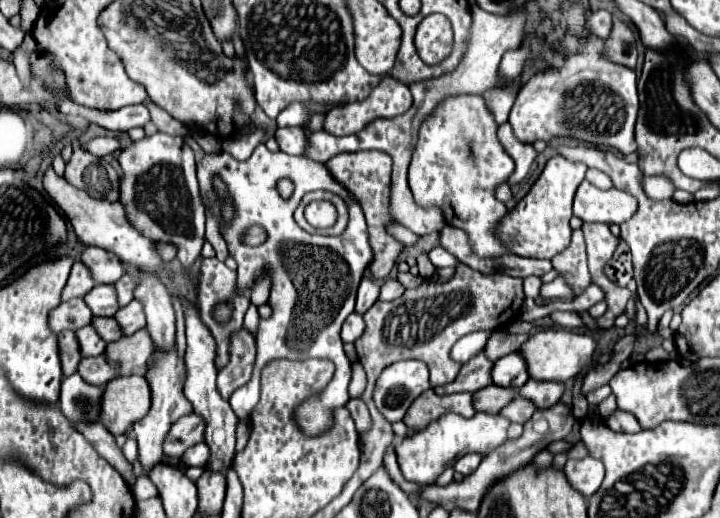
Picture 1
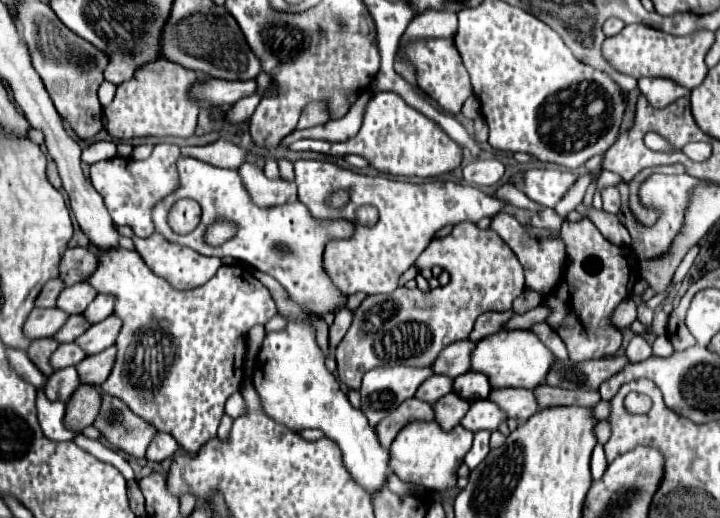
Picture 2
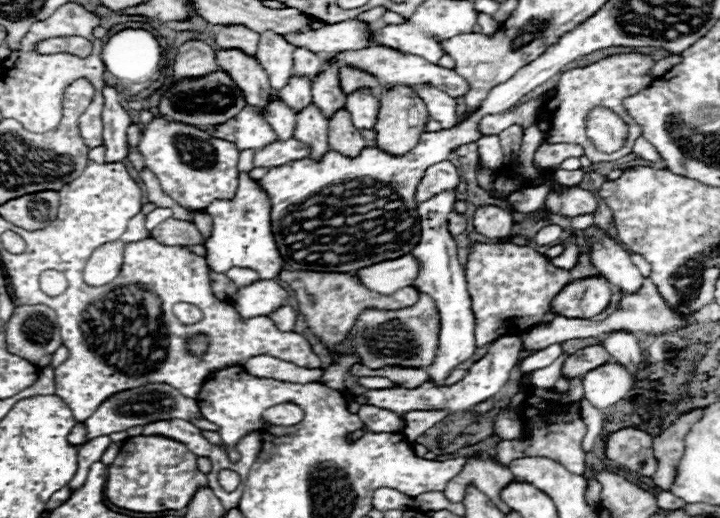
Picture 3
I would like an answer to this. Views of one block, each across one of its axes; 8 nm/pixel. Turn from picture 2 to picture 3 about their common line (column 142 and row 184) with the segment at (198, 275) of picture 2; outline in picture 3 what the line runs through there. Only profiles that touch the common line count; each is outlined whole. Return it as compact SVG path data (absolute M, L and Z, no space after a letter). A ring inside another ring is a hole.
M240 172L240 184L230 200L214 200L206 212L212 216L212 234L206 242L206 262L210 270L218 274L226 274L232 266L252 268L260 274L260 278L278 278L284 268L284 260L274 242L272 226L270 226L270 198L260 188L256 180L248 176L248 172Z

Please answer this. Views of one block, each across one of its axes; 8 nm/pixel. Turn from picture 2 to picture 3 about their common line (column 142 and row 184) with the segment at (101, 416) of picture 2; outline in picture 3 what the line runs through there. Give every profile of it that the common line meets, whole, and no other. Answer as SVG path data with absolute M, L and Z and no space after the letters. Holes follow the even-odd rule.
M450 160L438 162L430 166L416 190L416 202L426 202L426 198L432 198L438 194L438 190L450 190L456 188L460 182L458 170Z

